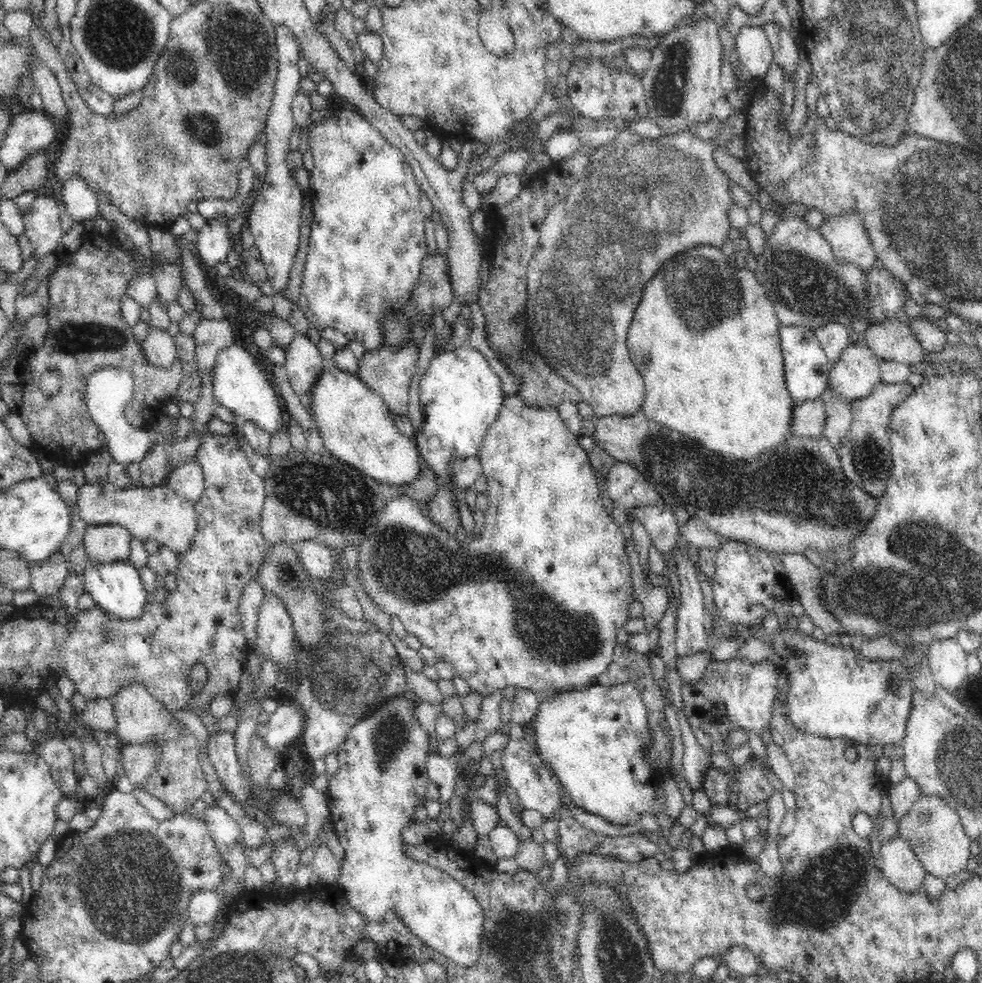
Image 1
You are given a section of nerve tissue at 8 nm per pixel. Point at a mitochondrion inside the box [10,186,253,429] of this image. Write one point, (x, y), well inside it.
(73, 339)

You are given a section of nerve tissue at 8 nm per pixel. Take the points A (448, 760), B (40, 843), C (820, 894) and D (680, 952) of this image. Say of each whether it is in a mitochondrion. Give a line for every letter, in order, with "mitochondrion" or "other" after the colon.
A: other
B: other
C: mitochondrion
D: other

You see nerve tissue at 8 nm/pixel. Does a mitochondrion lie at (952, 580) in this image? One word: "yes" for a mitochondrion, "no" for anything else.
yes

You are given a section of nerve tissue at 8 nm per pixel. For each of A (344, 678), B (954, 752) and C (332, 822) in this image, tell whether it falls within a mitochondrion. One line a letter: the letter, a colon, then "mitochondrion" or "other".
A: mitochondrion
B: mitochondrion
C: other

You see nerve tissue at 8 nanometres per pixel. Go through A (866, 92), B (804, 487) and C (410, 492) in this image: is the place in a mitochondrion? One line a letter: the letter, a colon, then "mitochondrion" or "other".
A: mitochondrion
B: mitochondrion
C: other

